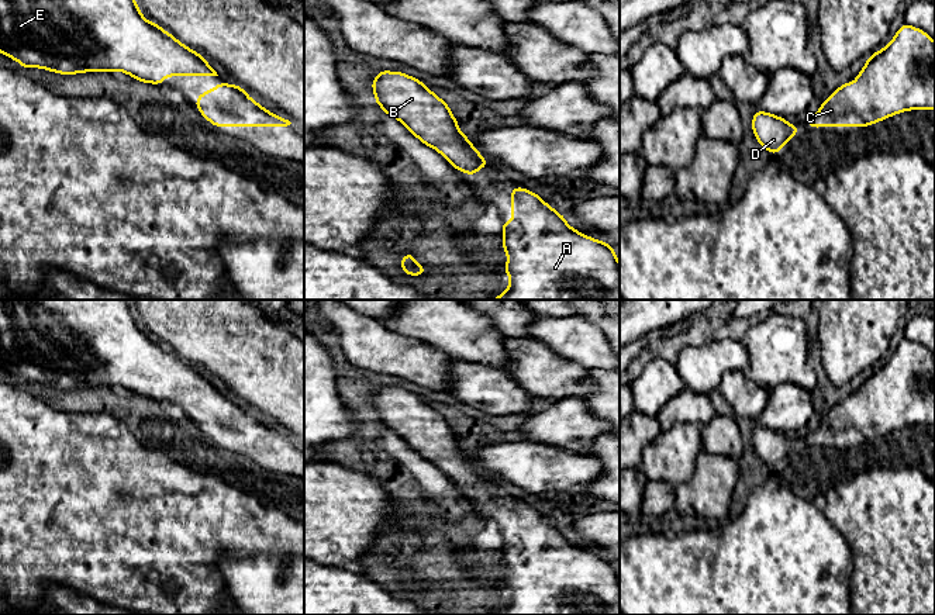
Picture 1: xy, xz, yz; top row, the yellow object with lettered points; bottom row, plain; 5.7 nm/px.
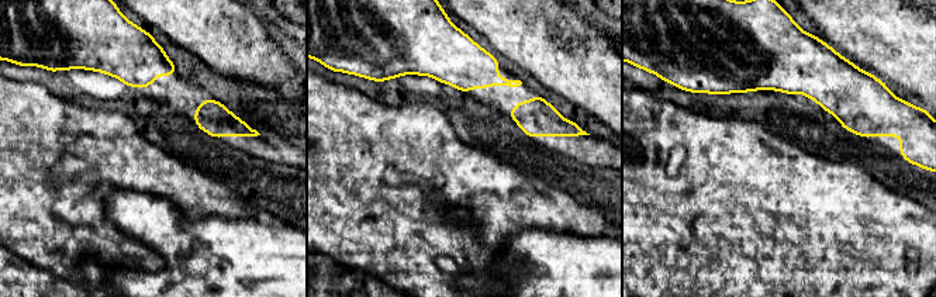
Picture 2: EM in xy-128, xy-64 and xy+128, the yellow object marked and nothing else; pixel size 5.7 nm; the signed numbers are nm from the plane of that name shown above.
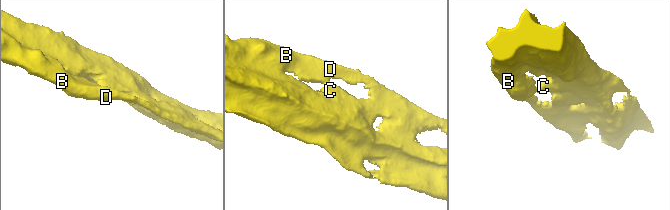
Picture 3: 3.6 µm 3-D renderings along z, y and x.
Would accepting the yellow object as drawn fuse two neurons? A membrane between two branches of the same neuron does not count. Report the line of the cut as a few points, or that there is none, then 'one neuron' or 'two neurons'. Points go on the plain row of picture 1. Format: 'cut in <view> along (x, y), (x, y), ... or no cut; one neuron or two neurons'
no cut; one neuron

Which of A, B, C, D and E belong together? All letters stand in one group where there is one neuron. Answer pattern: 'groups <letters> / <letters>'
groups A B C D E

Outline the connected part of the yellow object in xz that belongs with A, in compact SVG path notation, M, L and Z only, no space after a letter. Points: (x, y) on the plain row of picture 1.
M515 502L510 507L514 535L503 536L501 549L510 601L490 615L620 615L620 580L607 557L569 542L565 531L531 505Z

